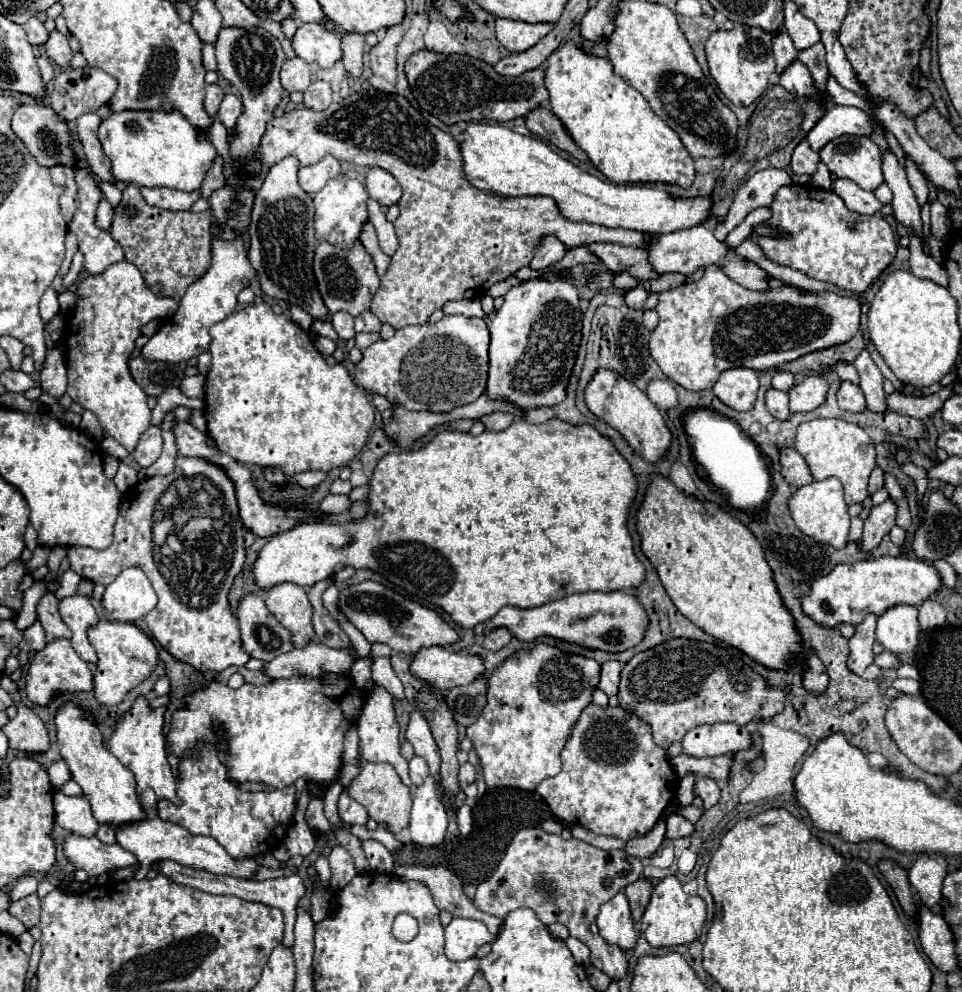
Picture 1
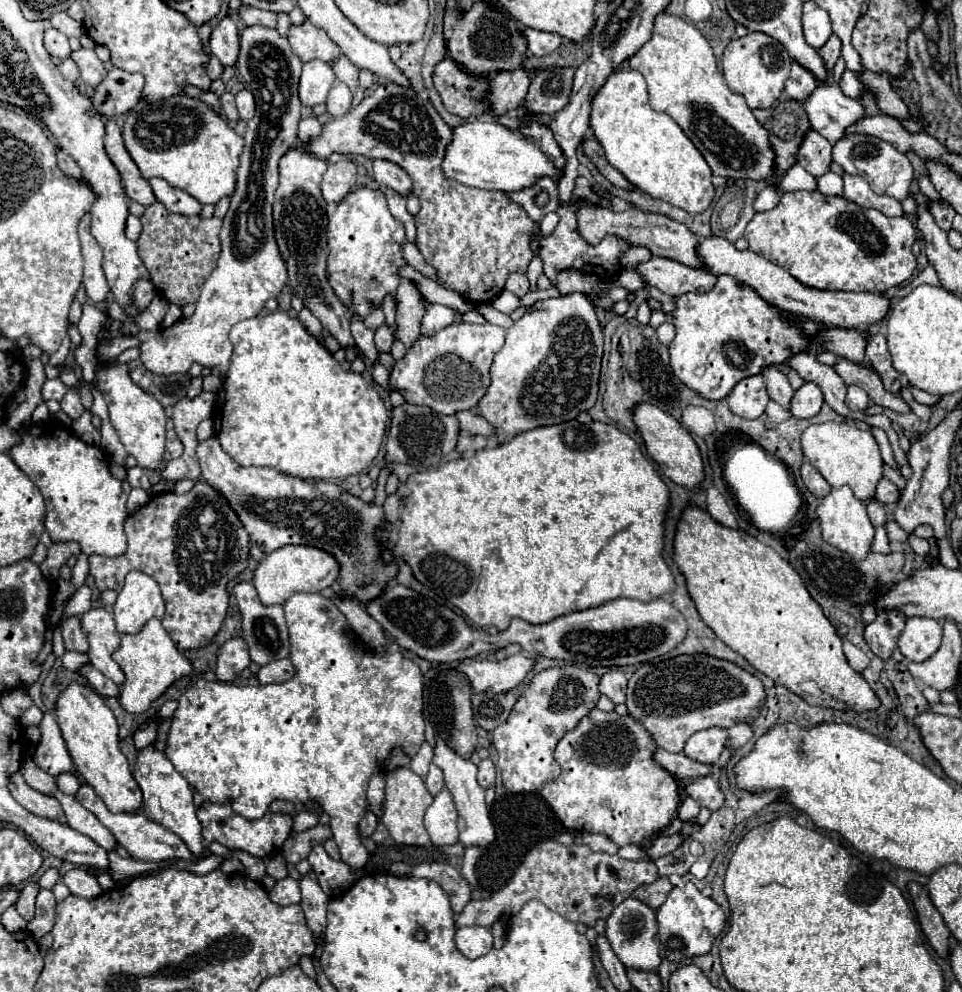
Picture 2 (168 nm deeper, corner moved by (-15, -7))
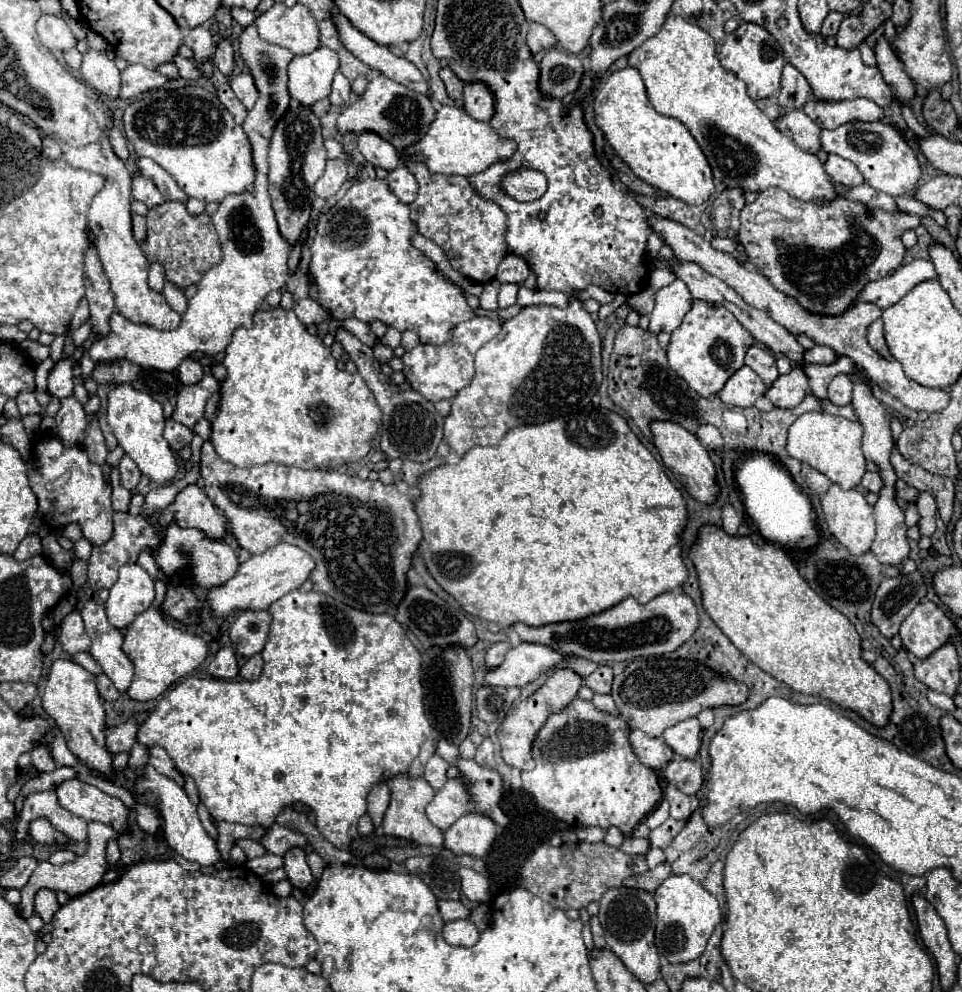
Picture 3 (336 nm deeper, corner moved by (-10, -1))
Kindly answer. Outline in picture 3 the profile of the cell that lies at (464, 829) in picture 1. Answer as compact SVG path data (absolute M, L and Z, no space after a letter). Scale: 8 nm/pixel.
M460 868L460 878L462 878L462 892L466 894L468 900L486 902L490 898L490 884L482 874L468 868Z

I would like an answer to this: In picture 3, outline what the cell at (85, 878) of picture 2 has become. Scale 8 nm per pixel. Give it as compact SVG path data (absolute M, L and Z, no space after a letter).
M90 822L90 824L88 824L88 836L90 836L90 838L88 838L88 850L86 850L86 854L80 856L80 858L76 858L74 862L70 862L70 864L60 864L60 866L54 866L54 864L50 864L48 860L40 862L40 866L38 866L38 868L34 870L34 874L30 876L28 884L22 888L22 902L20 902L18 910L20 910L20 914L22 914L24 918L30 918L30 916L34 914L32 902L34 902L34 896L36 896L36 892L38 892L40 888L50 888L50 890L54 890L54 892L62 890L62 892L66 892L70 898L74 898L74 896L80 896L82 892L88 892L90 888L96 888L96 886L102 882L102 876L104 876L104 872L106 872L106 868L108 868L108 862L106 862L106 844L108 844L110 840L116 840L116 838L118 838L118 832L116 832L114 828L110 828L108 824Z

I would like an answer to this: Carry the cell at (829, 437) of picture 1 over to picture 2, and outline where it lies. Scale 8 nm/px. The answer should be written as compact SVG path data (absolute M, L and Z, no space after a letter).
M825 422L809 426L801 436L803 454L809 462L823 474L823 478L833 486L849 486L855 498L867 502L875 498L879 480L883 478L883 460L879 454L879 444L869 430L859 430L847 422Z

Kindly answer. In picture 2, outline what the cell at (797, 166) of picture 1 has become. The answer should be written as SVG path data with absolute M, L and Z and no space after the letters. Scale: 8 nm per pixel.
M809 130L799 152L797 162L815 178L829 172L831 166L831 144L819 132Z

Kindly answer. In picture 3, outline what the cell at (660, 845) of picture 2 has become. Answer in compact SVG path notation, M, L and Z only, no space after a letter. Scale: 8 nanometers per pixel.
M628 836L620 846L620 850L626 854L646 854L648 848L650 848L650 842L646 838L634 838L634 836Z

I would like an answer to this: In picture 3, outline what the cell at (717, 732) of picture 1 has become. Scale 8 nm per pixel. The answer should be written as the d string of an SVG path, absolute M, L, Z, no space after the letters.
M686 718L666 728L662 732L662 738L680 758L694 758L700 750L700 732L702 732L700 722L696 718Z

